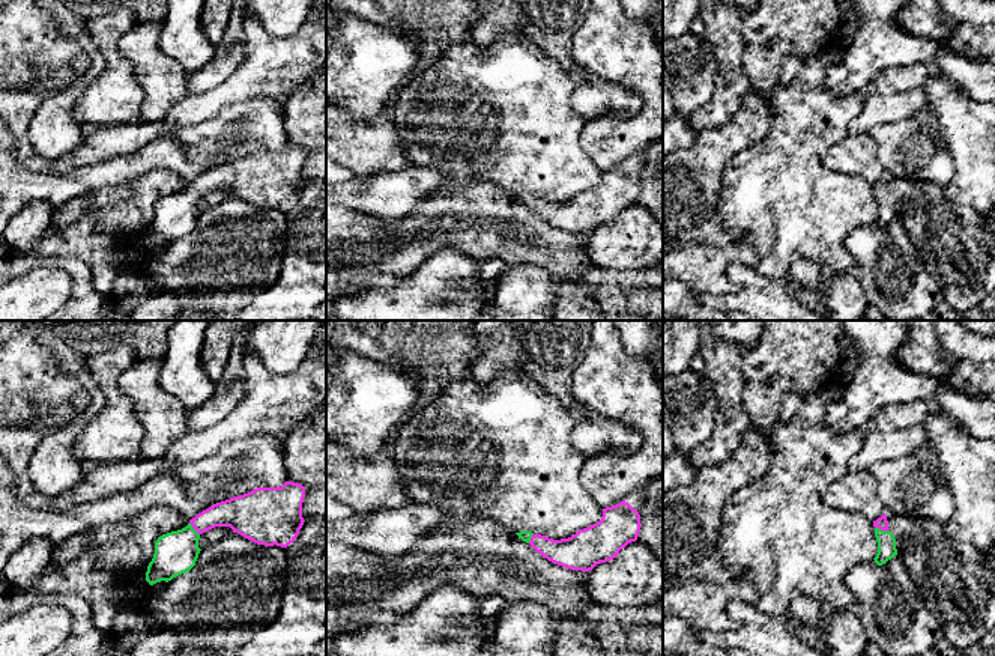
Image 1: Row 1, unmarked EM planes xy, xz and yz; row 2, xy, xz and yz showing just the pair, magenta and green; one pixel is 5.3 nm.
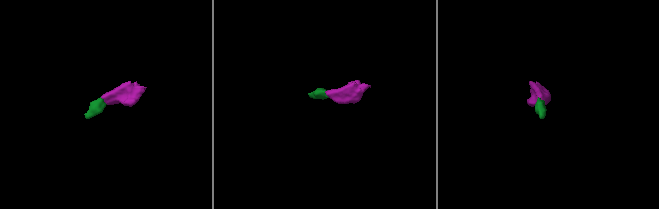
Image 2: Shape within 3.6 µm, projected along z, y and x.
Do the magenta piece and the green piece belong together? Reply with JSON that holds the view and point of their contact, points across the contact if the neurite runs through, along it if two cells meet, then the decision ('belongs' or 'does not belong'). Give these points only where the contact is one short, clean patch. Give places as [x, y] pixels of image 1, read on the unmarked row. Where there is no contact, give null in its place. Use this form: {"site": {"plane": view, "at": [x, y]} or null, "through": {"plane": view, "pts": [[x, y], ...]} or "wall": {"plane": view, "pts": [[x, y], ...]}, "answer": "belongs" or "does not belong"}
{"site": {"plane": "yz", "at": [883, 193]}, "through": {"plane": "yz", "pts": [[881, 185], [883, 193], [886, 203]]}, "answer": "belongs"}

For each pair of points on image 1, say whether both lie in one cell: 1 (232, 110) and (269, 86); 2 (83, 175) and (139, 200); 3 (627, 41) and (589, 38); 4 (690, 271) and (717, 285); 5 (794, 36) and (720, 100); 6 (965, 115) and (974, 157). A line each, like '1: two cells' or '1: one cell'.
1: two cells
2: two cells
3: one cell
4: one cell
5: two cells
6: one cell

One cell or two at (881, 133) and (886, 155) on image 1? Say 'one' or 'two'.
one

